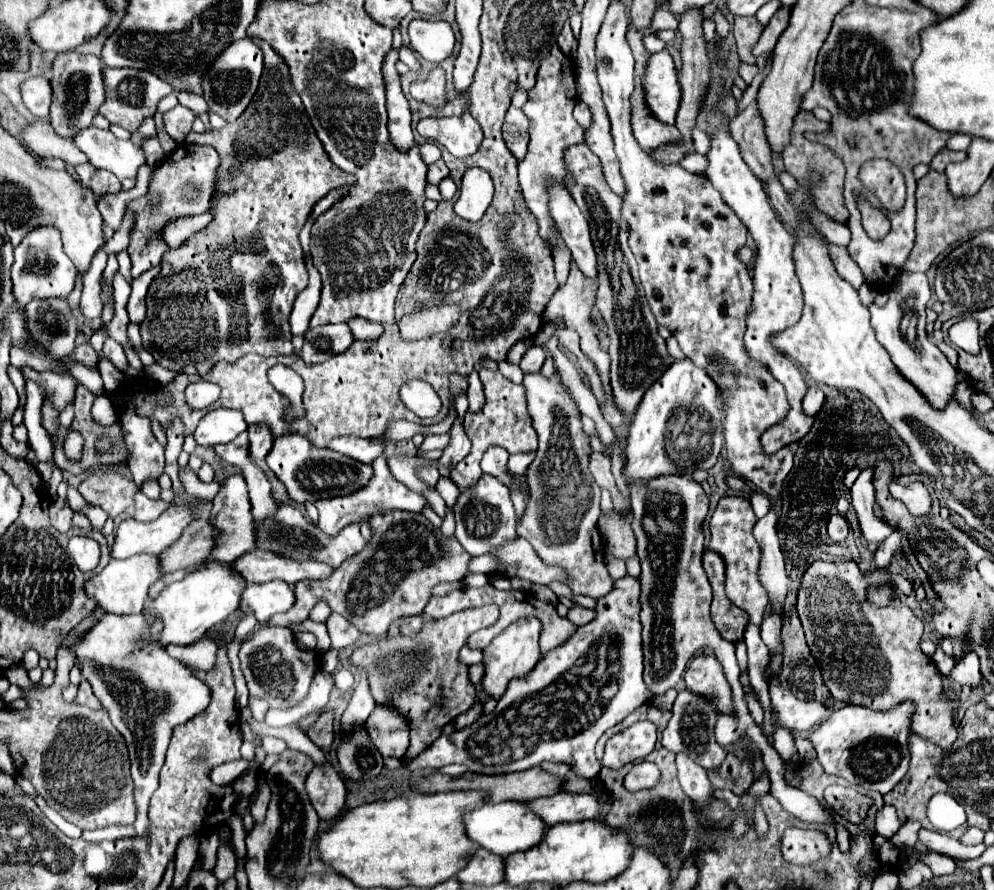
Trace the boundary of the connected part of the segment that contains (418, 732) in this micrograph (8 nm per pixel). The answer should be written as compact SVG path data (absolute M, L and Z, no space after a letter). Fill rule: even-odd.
M490 604L474 610L462 610L436 622L424 622L424 628L416 638L400 634L354 650L350 662L366 672L374 698L378 702L394 704L410 718L410 748L406 758L416 758L442 734L442 726L452 722L458 714L468 712L476 702L474 684L468 680L466 666L458 664L458 652L470 634L494 624L496 620L498 608Z

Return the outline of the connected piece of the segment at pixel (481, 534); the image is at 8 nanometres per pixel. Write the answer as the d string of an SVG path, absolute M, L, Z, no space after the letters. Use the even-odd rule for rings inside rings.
M484 474L474 488L462 492L458 504L454 506L454 516L456 516L456 538L464 546L464 550L472 556L488 554L500 548L504 542L516 538L516 512L510 500L510 492L494 476Z

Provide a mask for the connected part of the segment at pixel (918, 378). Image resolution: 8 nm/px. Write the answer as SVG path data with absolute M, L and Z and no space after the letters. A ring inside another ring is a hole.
M902 272L894 284L888 290L888 302L884 306L870 306L872 312L872 326L876 330L876 336L880 344L888 350L894 366L898 372L914 384L914 388L938 410L942 410L948 400L954 394L954 388L958 384L958 370L948 362L948 358L942 354L942 350L932 344L926 336L926 304L930 300L930 286L928 278L922 272ZM906 314L916 314L918 316L918 326L916 326L916 340L906 340L906 334L902 330L902 318Z

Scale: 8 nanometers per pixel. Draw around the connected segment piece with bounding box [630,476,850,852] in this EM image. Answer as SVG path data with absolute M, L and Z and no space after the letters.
M662 476L650 482L638 482L630 486L632 500L632 530L638 542L638 558L642 564L640 574L640 622L642 622L642 640L644 640L644 682L652 690L654 696L664 694L668 688L674 688L686 670L688 660L702 646L710 646L720 658L726 678L732 686L734 716L722 716L714 724L714 734L720 746L728 746L736 740L736 736L748 734L758 748L764 752L764 762L772 780L772 796L782 804L782 808L808 824L830 824L836 830L836 844L842 852L850 852L850 832L846 826L838 824L828 806L822 806L814 796L790 788L784 782L786 762L780 754L768 746L762 738L760 728L756 726L746 702L744 692L738 682L738 662L734 656L734 644L720 640L718 630L710 622L710 605L712 588L706 572L702 568L702 552L704 552L704 532L702 522L708 514L708 496L704 488L696 480L688 480L682 476Z

